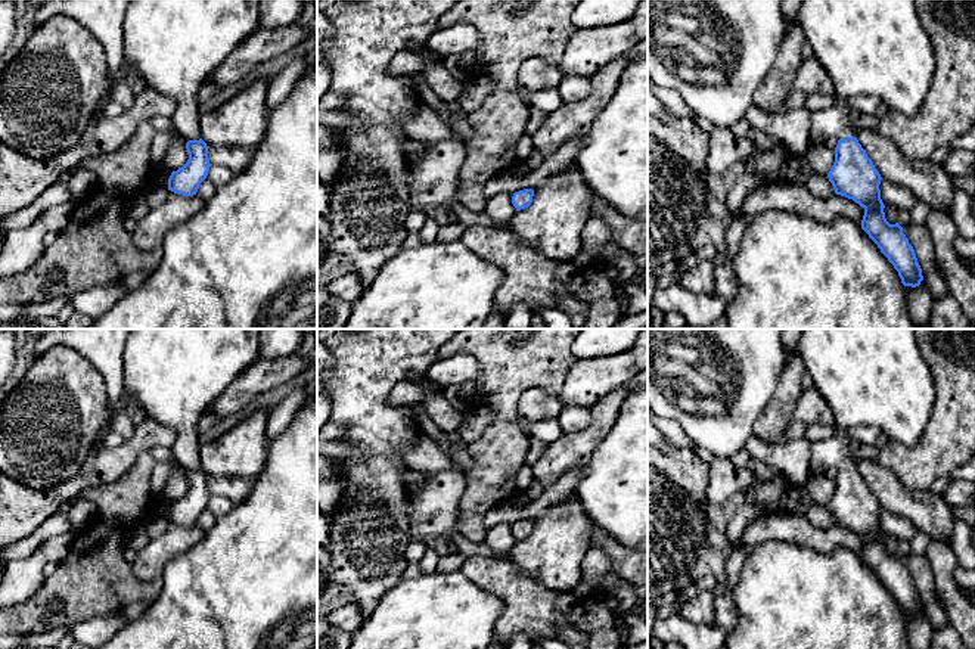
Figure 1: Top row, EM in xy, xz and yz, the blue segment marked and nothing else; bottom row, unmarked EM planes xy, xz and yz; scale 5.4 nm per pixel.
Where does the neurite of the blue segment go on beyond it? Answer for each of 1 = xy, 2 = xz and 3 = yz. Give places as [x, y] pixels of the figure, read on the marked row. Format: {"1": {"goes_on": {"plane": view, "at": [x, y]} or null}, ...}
{"1": {"goes_on": {"plane": "xy", "at": [174, 46]}}, "2": {"goes_on": null}, "3": {"goes_on": {"plane": "yz", "at": [879, 47]}}}

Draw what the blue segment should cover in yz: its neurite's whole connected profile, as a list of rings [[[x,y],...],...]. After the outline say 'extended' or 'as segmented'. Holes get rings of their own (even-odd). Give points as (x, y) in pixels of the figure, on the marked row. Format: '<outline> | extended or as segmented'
[[[802,0],[798,22],[810,43],[813,56],[832,78],[835,103],[811,114],[810,137],[823,145],[836,137],[835,162],[827,174],[835,193],[864,208],[861,229],[898,271],[904,286],[916,288],[923,280],[913,246],[903,227],[889,224],[881,199],[881,174],[856,137],[850,118],[851,100],[873,94],[904,117],[916,117],[929,91],[937,59],[932,41],[923,30],[915,0]]] | extended

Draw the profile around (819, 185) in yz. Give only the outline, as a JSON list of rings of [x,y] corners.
[[[813,173],[805,186],[817,198],[829,198],[836,195],[827,174]]]

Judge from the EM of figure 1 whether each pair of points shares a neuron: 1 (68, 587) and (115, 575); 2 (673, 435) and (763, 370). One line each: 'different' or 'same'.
1: same
2: different

